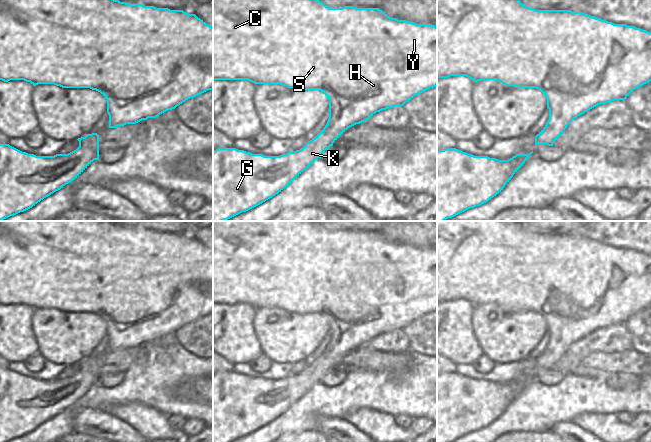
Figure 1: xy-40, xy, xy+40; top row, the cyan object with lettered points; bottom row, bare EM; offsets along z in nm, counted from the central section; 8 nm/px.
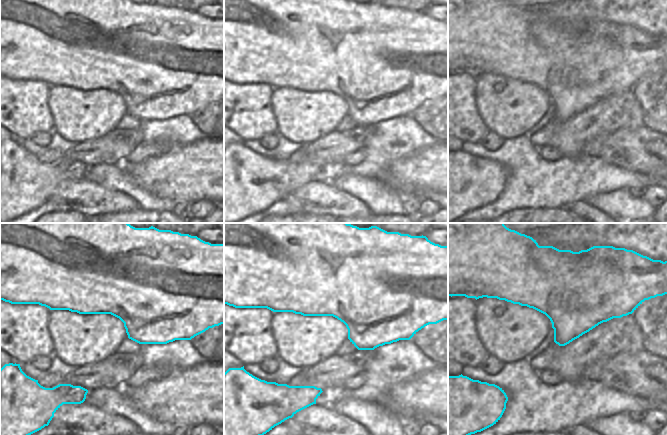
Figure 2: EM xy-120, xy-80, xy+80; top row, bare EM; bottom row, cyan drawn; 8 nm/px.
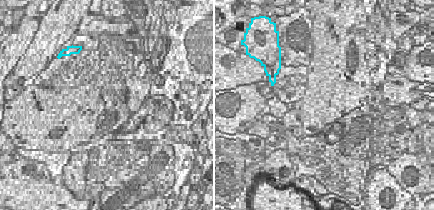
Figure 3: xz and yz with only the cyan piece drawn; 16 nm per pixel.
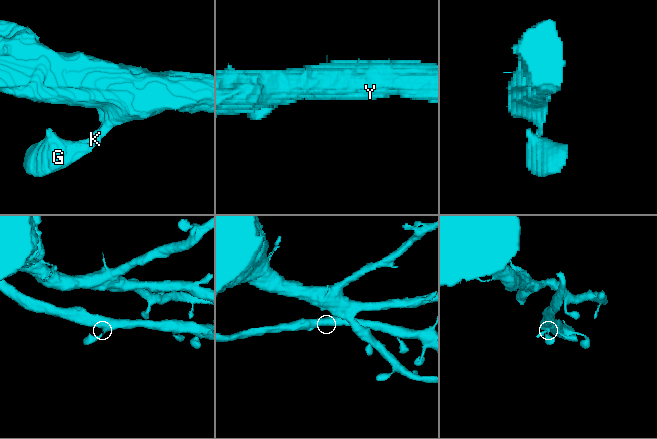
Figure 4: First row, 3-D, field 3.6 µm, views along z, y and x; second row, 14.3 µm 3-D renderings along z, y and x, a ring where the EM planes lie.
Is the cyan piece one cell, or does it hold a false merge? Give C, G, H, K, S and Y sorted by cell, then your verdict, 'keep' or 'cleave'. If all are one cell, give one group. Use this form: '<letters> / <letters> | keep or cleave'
C G H K S Y | keep

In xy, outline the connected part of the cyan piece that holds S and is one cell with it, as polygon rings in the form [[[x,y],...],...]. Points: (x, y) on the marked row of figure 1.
[[[213,0],[213,80],[248,80],[254,84],[280,84],[296,90],[320,90],[329,99],[329,119],[325,127],[300,150],[280,156],[252,154],[236,148],[213,151],[213,221],[225,221],[272,198],[309,168],[350,127],[367,121],[376,112],[403,106],[414,96],[437,86],[437,27],[390,18],[379,8],[344,6],[330,8],[319,0]]]

